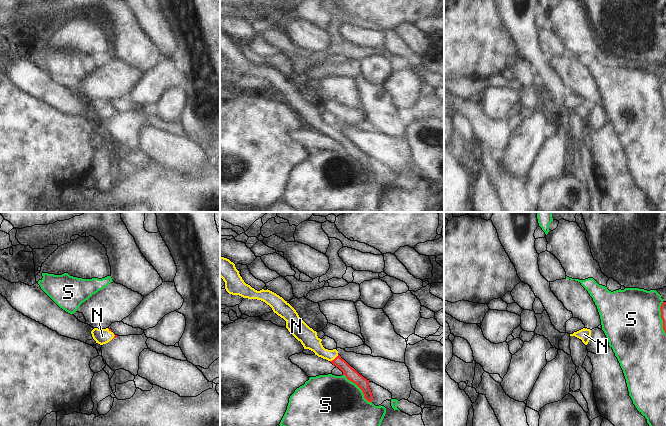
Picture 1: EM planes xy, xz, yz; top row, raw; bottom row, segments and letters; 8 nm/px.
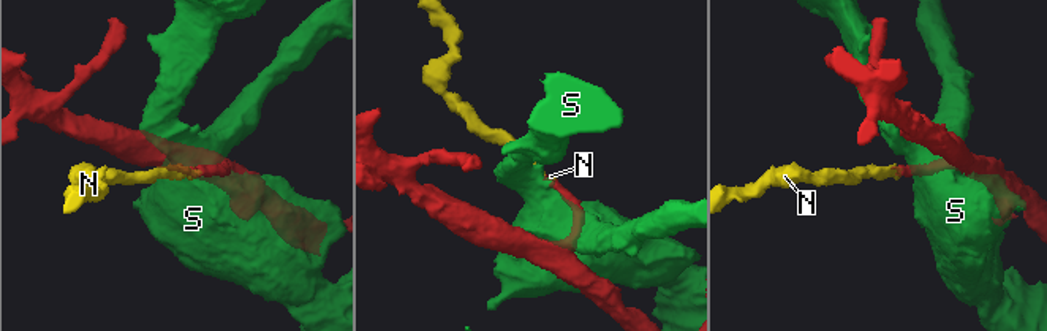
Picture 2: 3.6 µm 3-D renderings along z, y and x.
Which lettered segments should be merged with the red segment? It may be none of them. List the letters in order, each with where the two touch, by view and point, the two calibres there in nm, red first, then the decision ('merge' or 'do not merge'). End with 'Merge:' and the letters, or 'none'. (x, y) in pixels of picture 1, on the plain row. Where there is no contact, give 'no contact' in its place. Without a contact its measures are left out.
N: meets red in xz at (335, 134); 90 nm thick on the red side, 140 nm on the other; merge
S: meets red in xz at (359, 163); 90 nm thick on the red side, 460 nm on the other; do not merge
Merge: N

